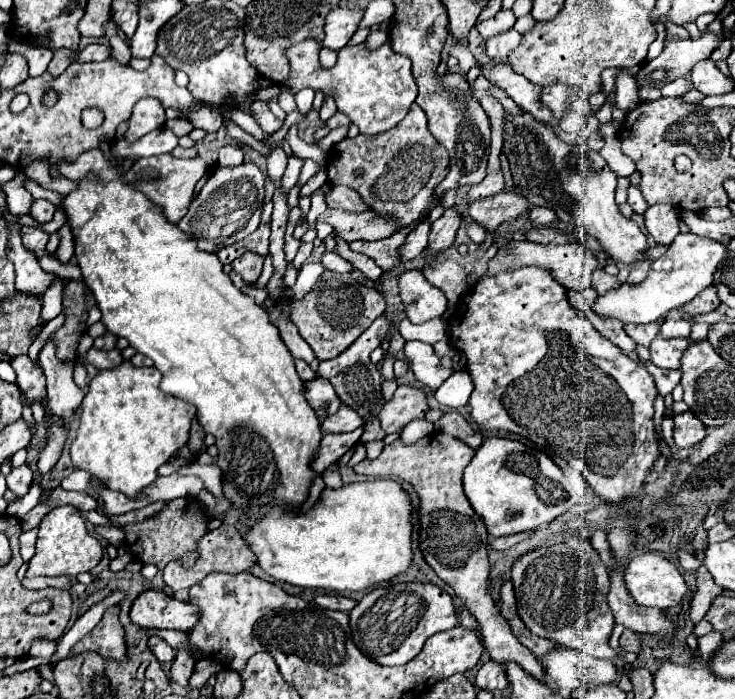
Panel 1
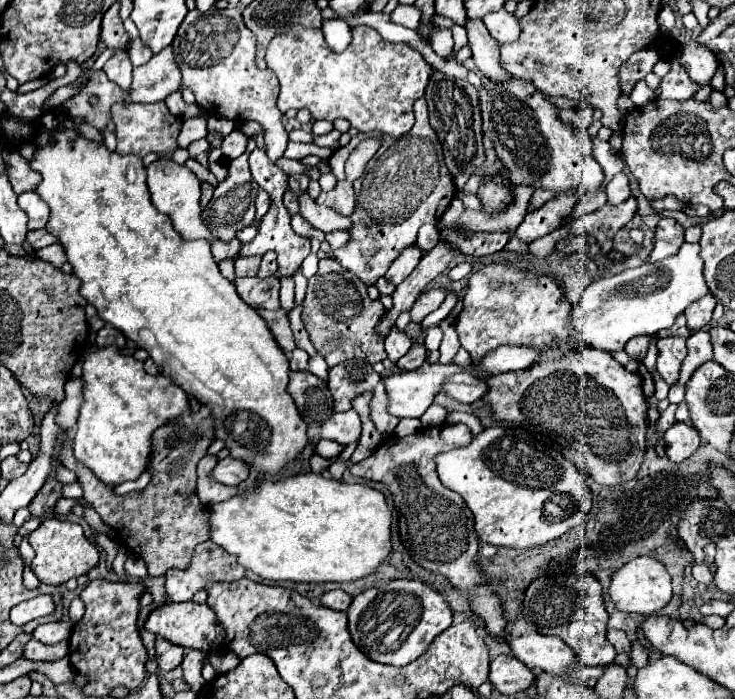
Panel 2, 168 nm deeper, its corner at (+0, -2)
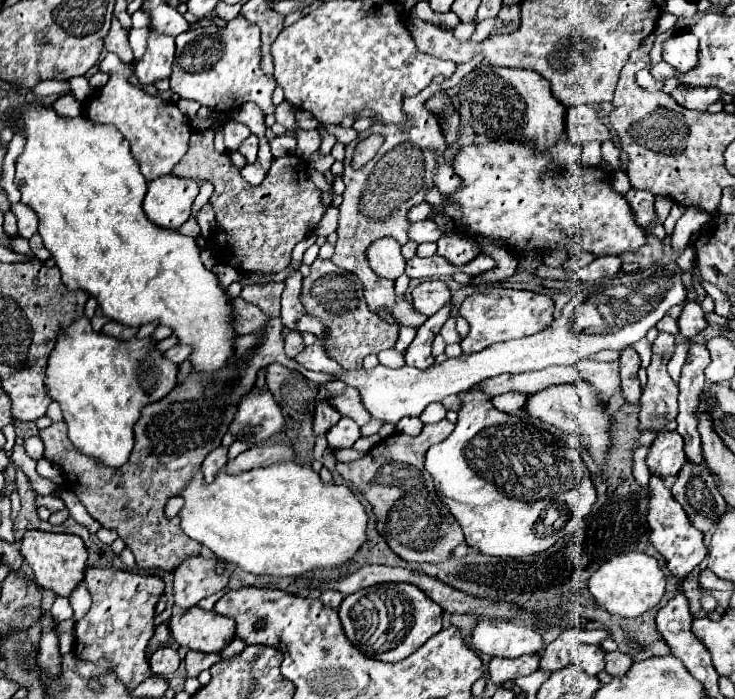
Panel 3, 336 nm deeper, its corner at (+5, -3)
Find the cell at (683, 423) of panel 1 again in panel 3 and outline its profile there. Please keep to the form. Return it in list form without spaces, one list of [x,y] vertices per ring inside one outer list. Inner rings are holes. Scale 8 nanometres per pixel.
[[[659,432],[649,446],[647,454],[647,468],[657,478],[677,476],[685,462],[683,440],[677,432]]]

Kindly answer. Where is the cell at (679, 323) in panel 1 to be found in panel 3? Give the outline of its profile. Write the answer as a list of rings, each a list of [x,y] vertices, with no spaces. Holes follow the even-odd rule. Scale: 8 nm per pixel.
[[[673,306],[659,322],[657,322],[657,330],[659,332],[667,332],[667,334],[677,334],[677,318],[681,314],[681,306]]]

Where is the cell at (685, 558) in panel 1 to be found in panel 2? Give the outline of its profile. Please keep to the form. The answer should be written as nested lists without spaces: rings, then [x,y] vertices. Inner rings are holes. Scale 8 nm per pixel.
[[[692,565],[692,577],[704,585],[712,585],[712,579],[714,579],[710,569],[704,565]]]

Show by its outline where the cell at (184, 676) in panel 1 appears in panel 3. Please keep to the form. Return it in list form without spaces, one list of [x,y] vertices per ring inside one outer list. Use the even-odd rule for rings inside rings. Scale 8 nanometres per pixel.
[[[189,650],[185,656],[185,668],[187,676],[199,676],[203,670],[209,670],[213,664],[221,662],[221,654],[205,654],[205,652],[195,652]]]

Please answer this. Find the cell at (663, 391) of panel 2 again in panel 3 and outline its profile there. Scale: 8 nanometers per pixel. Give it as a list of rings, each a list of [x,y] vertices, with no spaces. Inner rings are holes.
[[[641,338],[633,348],[635,348],[635,352],[639,354],[643,366],[647,366],[647,364],[651,362],[651,344],[647,342],[647,338]]]

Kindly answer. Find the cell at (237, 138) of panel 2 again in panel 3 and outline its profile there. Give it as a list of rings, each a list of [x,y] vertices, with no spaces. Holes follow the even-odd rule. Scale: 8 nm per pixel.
[[[227,122],[223,128],[225,128],[225,146],[229,152],[235,152],[239,144],[251,134],[251,130],[241,122]]]

